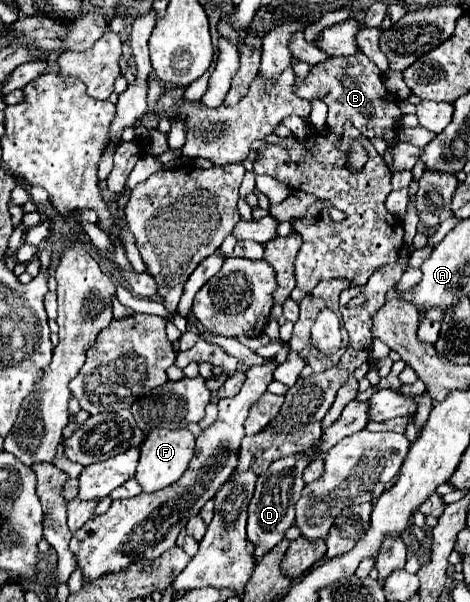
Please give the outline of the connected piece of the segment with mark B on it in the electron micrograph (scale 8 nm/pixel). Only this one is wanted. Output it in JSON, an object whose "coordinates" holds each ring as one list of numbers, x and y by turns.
{"coordinates":[[356,53,350,57,332,57,312,65,304,81,300,81,300,77,294,79,294,93,308,99,318,97,328,105,328,127,332,133,342,135,344,121,352,121,352,125,364,137,372,139,376,135,382,135,384,127,398,127,402,117,398,109,398,99,388,93,382,81,384,79,378,67,366,55]]}

